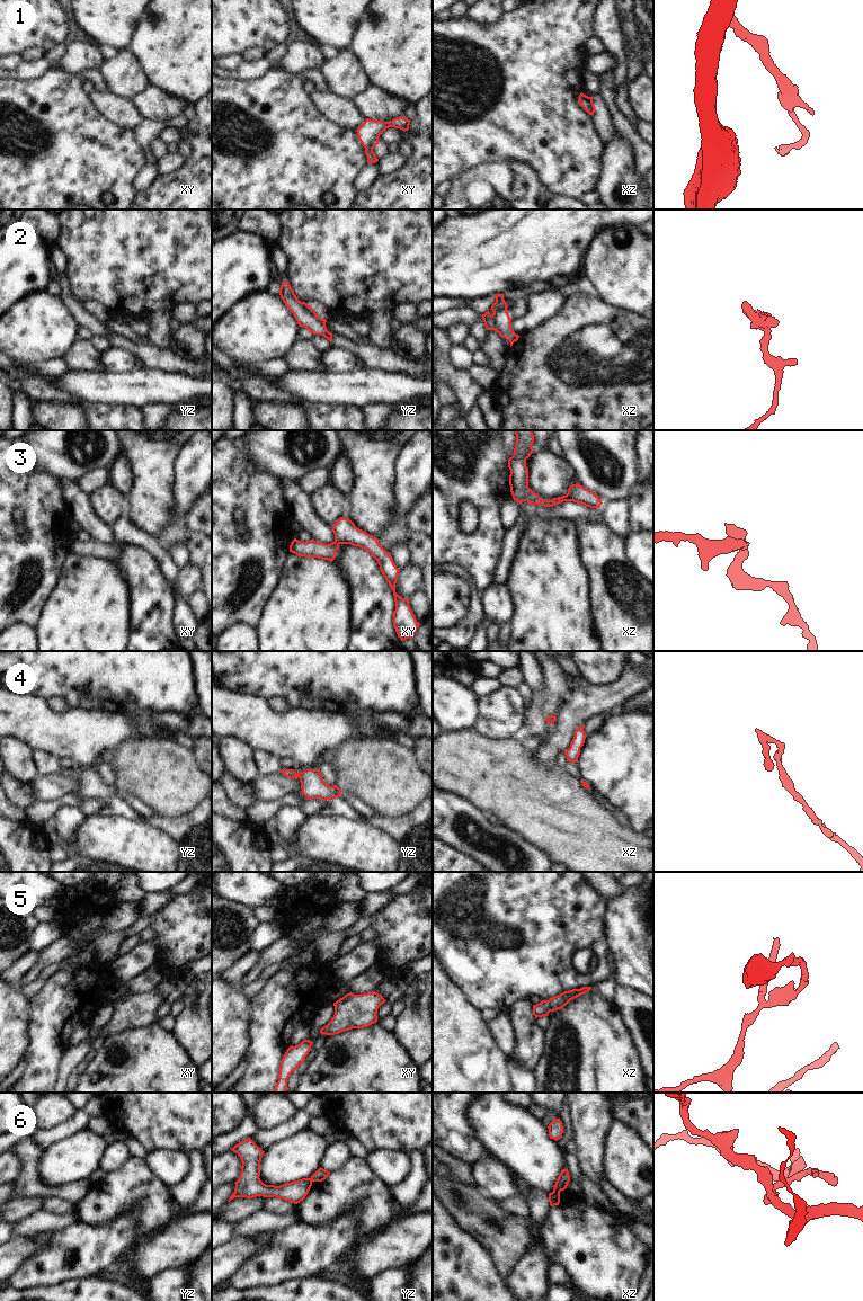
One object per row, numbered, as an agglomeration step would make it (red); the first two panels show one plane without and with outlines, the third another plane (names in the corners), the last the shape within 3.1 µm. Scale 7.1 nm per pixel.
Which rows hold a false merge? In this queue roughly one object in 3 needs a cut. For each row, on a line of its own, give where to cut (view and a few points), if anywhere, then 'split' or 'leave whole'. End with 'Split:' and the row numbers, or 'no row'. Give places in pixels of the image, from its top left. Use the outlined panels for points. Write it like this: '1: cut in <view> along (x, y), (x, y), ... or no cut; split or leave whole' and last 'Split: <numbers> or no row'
1: no cut; leave whole
2: no cut; leave whole
3: no cut; leave whole
4: no cut; leave whole
5: no cut; leave whole
6: cut in xz along (553, 1191), (559, 1192); split
Split: 6

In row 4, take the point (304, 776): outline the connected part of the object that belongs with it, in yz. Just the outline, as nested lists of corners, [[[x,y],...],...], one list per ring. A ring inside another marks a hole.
[[[282,769],[281,773],[288,777],[299,777],[301,782],[301,793],[308,799],[331,800],[340,797],[342,792],[337,785],[330,786],[323,782],[320,769],[306,769],[296,773],[294,769]]]

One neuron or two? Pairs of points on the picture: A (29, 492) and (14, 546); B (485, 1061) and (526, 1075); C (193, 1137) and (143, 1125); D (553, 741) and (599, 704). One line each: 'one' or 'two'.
A: one
B: two
C: one
D: one

